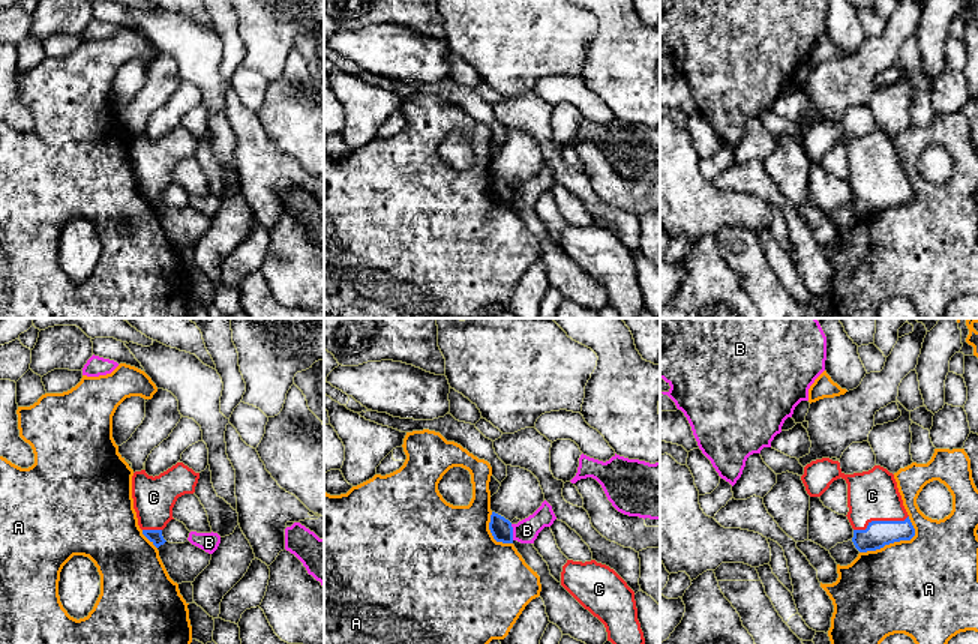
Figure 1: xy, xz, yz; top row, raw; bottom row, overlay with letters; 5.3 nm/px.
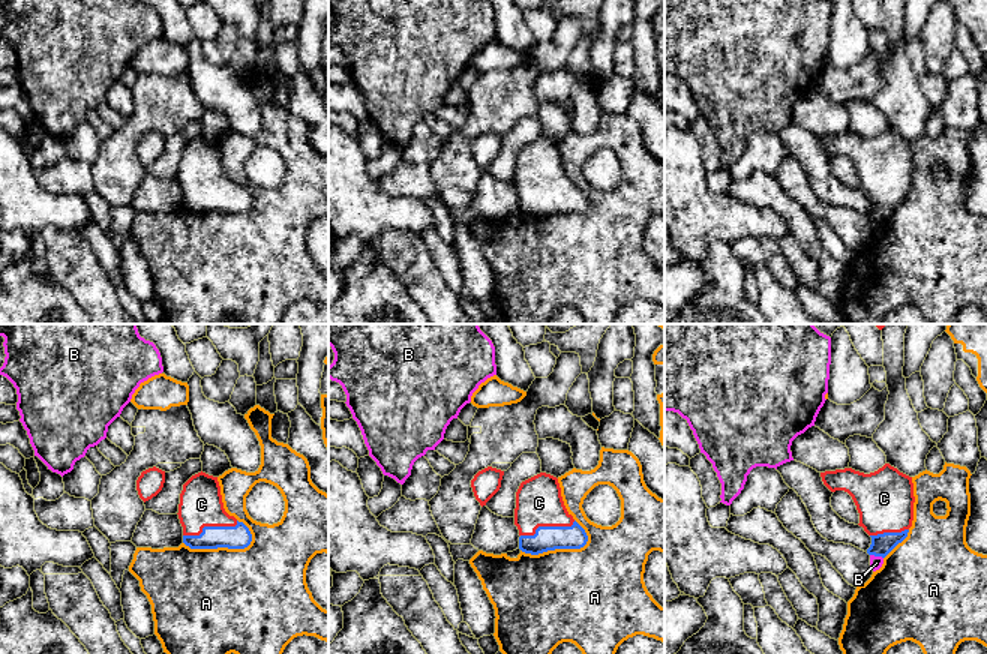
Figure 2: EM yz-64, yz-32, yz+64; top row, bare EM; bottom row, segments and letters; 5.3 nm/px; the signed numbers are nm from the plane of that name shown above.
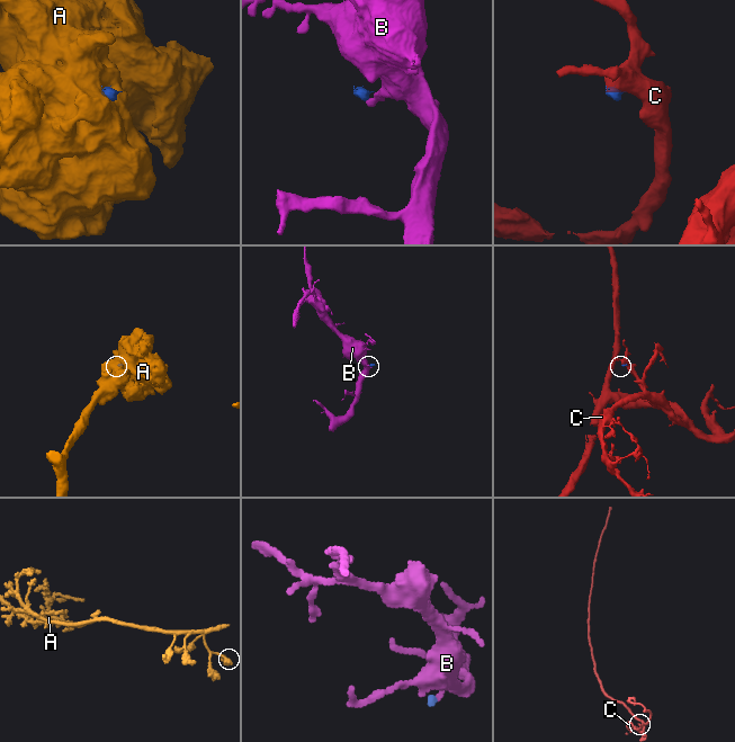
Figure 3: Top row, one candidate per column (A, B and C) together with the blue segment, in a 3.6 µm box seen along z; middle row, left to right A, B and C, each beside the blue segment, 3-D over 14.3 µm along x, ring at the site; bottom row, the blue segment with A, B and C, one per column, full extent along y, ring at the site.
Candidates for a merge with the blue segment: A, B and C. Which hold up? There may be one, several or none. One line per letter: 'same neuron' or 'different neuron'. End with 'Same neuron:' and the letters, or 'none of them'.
A: different neuron
B: different neuron
C: same neuron
Same neuron: C

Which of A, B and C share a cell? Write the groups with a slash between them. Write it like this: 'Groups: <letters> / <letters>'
Groups: A / B / C

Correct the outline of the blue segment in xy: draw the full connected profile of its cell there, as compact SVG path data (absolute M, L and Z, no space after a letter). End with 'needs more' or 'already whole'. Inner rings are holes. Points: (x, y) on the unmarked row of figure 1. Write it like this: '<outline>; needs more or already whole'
M177 126L159 140L148 140L146 134L132 140L132 162L138 189L142 198L159 212L166 204L162 194L174 183L172 171L178 161L194 158L200 137L183 126Z; needs more

